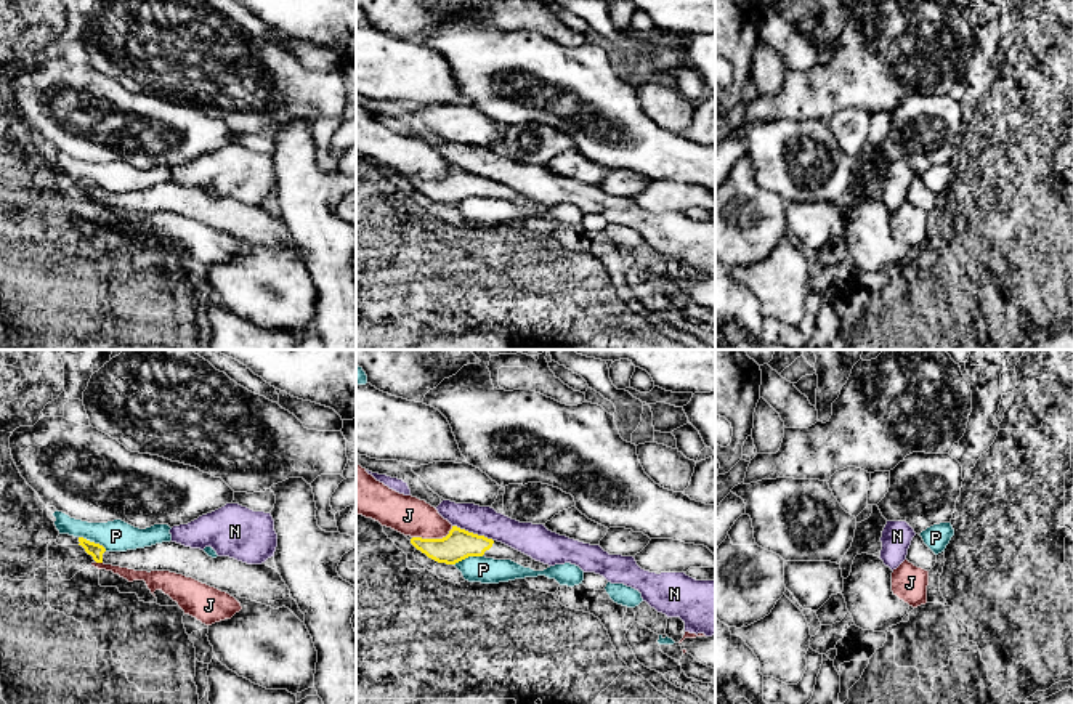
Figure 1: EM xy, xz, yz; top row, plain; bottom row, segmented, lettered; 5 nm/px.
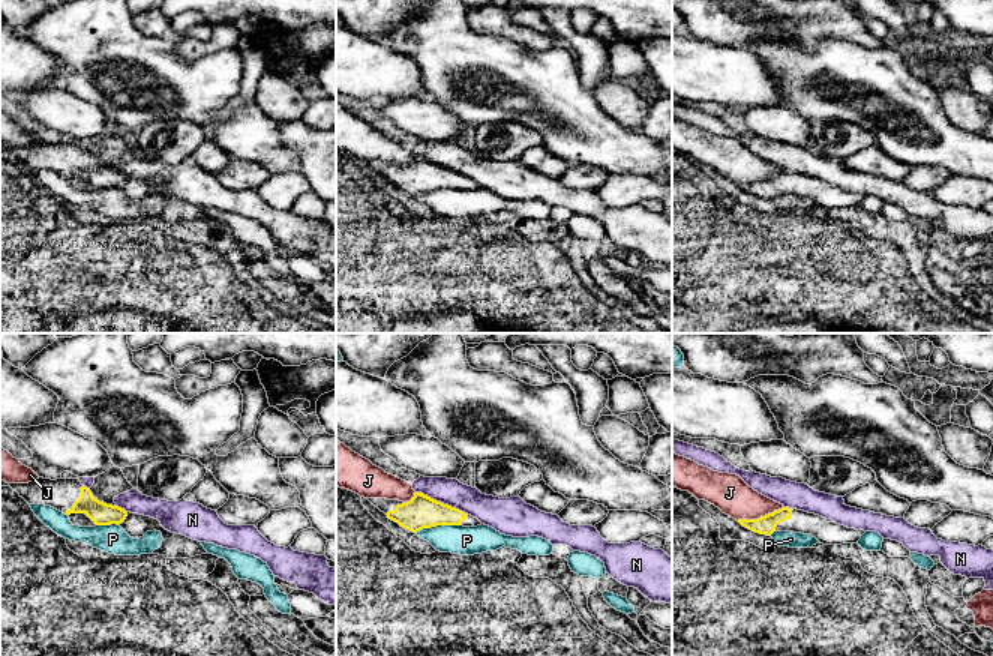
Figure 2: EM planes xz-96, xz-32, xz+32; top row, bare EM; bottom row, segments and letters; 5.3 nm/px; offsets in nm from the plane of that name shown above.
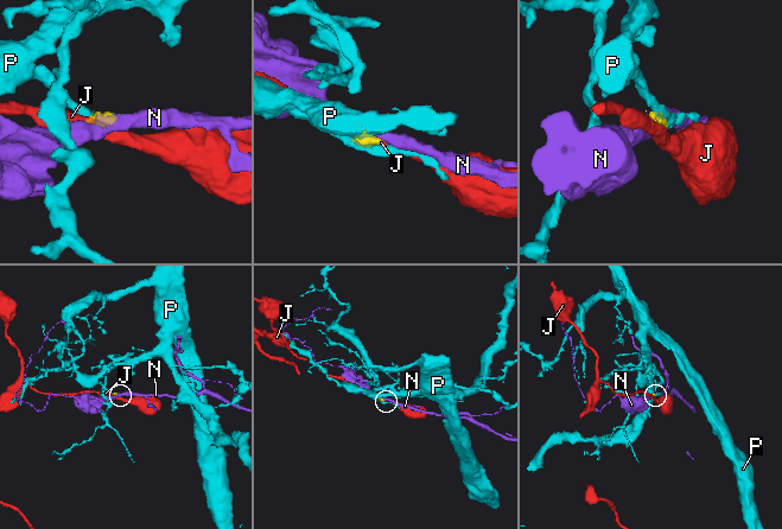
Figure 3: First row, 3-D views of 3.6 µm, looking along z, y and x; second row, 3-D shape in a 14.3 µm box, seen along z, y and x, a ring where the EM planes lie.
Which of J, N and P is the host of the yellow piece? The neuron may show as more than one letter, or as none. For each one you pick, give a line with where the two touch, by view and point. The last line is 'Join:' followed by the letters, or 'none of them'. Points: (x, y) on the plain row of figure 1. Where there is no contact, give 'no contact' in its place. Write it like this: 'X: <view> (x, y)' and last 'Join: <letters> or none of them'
Join: none of them

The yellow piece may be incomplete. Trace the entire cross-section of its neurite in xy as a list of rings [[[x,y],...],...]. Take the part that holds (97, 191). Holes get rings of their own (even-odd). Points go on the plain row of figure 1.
[[[79,178],[79,186],[96,204],[135,212],[170,212],[192,218],[229,236],[237,236],[274,250],[289,249],[302,263],[305,255],[292,239],[281,215],[266,205],[247,205],[229,197],[209,197],[200,189],[162,183],[127,192],[107,192],[103,186]]]

